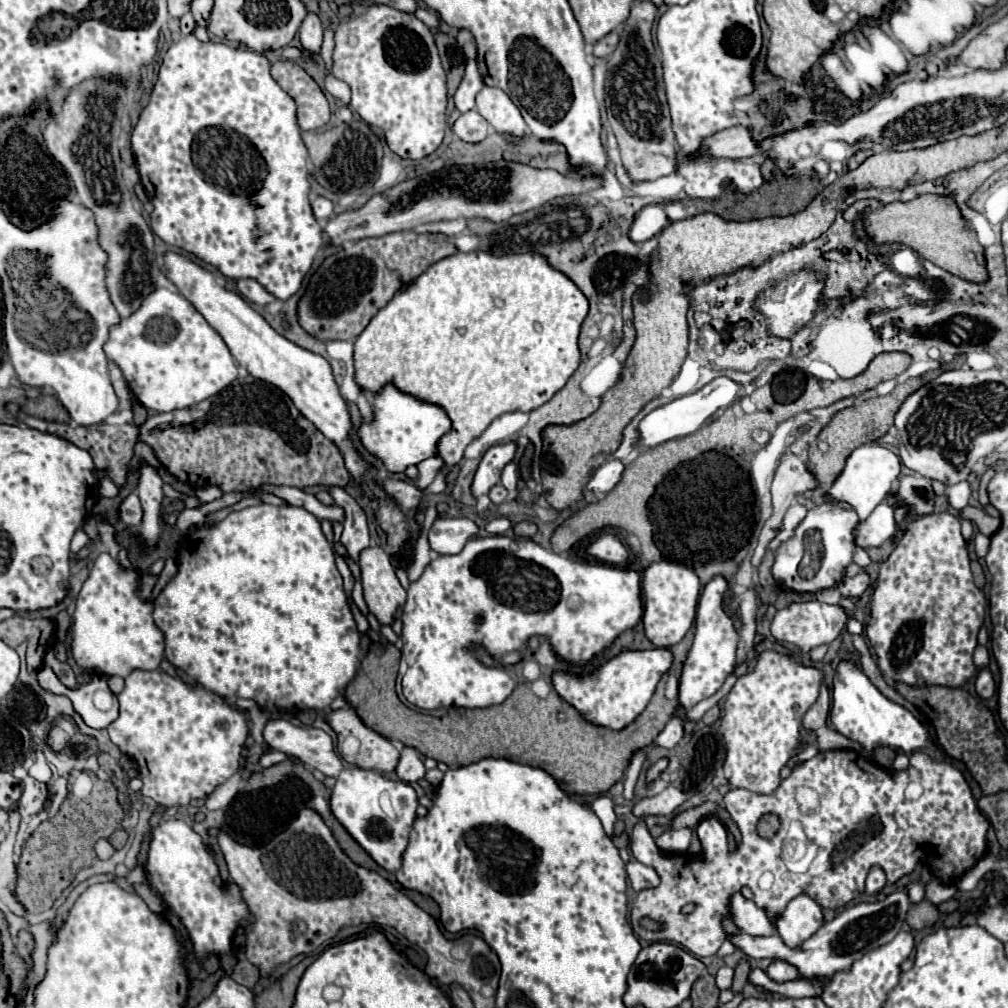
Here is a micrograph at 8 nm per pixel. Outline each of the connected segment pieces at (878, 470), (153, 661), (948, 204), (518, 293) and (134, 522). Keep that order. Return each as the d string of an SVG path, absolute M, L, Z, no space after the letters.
M867 442L851 452L851 456L845 462L843 472L827 490L827 498L849 502L859 514L859 520L865 520L873 512L873 508L881 500L885 500L885 496L891 492L891 486L899 476L899 466L901 466L901 460L895 452L891 452L885 446L879 446L877 442Z
M99 554L97 560L91 566L89 578L85 580L77 600L75 600L75 612L71 618L69 634L71 634L71 654L77 662L77 666L91 670L95 674L105 676L121 676L127 678L133 670L157 670L163 660L163 632L157 628L153 620L153 602L141 600L137 594L137 582L139 576L133 568L125 568L113 558L111 554Z
M923 194L909 202L891 202L881 206L879 210L863 214L863 226L867 236L877 244L905 244L915 250L921 258L937 264L939 268L969 280L969 282L987 282L989 272L985 262L979 262L983 256L983 246L977 242L975 232L967 228L961 210L957 208L955 200L937 196L937 194Z
M457 252L453 256L447 256L439 262L435 262L433 266L429 266L419 278L415 278L411 284L407 284L405 288L401 288L391 302L387 302L385 308L381 308L373 320L367 324L367 328L357 336L355 340L355 352L353 352L353 364L355 364L355 382L359 388L367 388L371 394L377 394L383 386L393 384L397 386L401 392L411 394L423 402L431 402L437 404L439 408L443 408L447 412L447 416L451 418L451 430L439 440L439 456L443 458L445 466L455 466L459 464L459 460L463 458L463 450L477 438L483 434L483 430L501 414L507 412L531 412L535 408L539 408L541 404L549 402L553 398L555 392L559 392L567 380L571 378L571 374L577 370L579 366L579 346L577 346L577 336L579 336L579 328L587 316L589 304L587 298L583 296L583 292L561 272L553 270L549 266L549 262L541 256L541 254L509 254L509 256L491 256L487 252Z
M133 492L121 502L119 506L119 516L121 520L127 524L127 526L139 526L141 520L143 520L143 508L141 508L141 502L136 494Z

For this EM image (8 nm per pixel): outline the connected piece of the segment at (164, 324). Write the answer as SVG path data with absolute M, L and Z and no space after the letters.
M155 288L143 300L143 306L139 306L139 310L131 314L131 318L121 318L121 322L109 330L109 340L105 342L103 350L107 354L107 360L121 368L137 400L145 408L155 412L171 412L177 408L199 404L201 400L217 394L237 378L237 362L231 356L223 338L209 326L209 322L193 308L189 300L167 288Z

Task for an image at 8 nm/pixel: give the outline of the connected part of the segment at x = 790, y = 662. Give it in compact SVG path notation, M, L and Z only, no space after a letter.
M765 650L757 656L755 668L739 676L725 698L721 734L727 742L725 778L733 788L747 788L757 794L773 794L781 782L779 772L787 760L801 752L799 728L803 714L815 704L823 672L799 664L793 656Z

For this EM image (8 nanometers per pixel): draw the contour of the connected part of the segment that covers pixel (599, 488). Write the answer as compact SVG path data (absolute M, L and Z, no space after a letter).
M609 458L607 462L603 462L603 464L595 470L595 474L591 476L591 480L587 482L587 490L591 490L591 492L597 494L597 496L599 496L599 492L603 492L603 494L609 492L609 490L619 482L623 470L625 470L625 466L623 466L619 460Z

